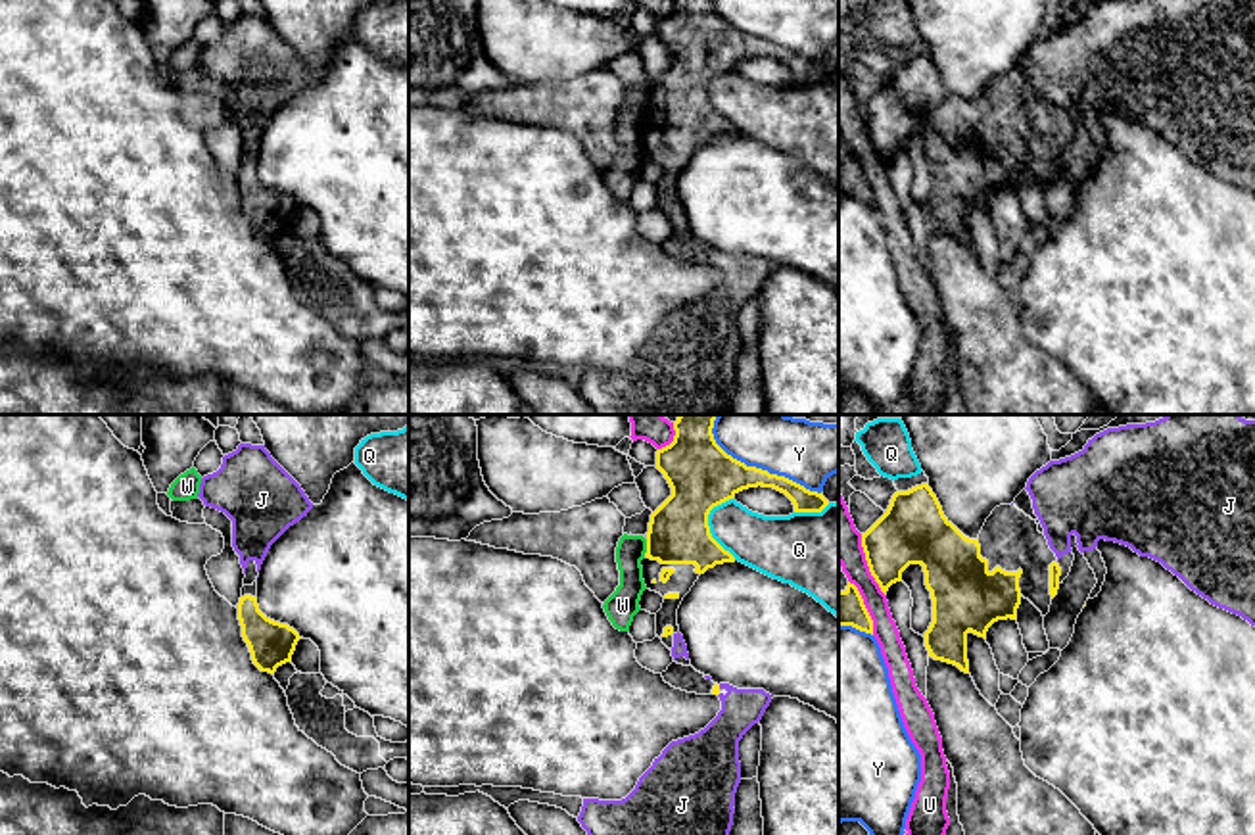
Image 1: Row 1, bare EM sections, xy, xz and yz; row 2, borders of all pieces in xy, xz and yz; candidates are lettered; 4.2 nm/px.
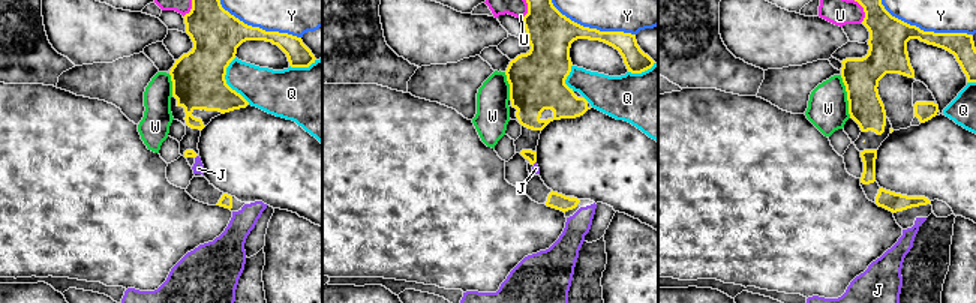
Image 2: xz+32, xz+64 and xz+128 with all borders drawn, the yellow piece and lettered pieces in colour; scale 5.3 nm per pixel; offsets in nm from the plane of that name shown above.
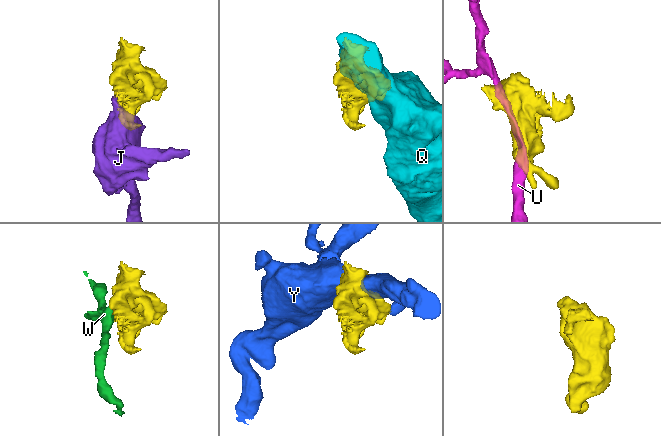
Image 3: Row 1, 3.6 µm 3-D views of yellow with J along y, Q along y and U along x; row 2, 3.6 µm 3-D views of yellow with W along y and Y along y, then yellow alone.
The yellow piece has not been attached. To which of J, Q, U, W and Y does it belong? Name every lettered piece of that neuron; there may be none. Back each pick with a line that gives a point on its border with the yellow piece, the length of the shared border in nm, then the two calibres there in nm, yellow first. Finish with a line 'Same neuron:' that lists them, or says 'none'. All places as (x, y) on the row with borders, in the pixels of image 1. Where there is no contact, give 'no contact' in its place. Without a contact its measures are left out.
J: no contact
Same neuron: J

